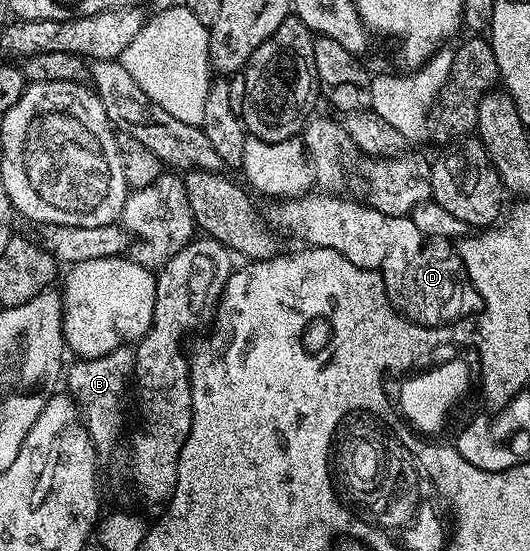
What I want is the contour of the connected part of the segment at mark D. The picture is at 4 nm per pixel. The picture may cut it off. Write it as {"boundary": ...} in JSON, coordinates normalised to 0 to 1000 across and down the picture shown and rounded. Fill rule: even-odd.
{"boundary":[[[587,347],[583,352],[549,354],[523,365],[513,407],[526,423],[549,421],[572,445],[596,450],[625,450],[649,461],[655,481],[675,486],[713,486],[721,499],[725,535],[745,566],[757,566],[768,581],[802,588],[808,595],[830,595],[874,577],[892,577],[909,564],[909,543],[900,514],[891,506],[877,472],[862,448],[847,434],[804,428],[774,392],[734,392],[698,376],[696,368],[674,370],[645,356],[606,356]]]}

